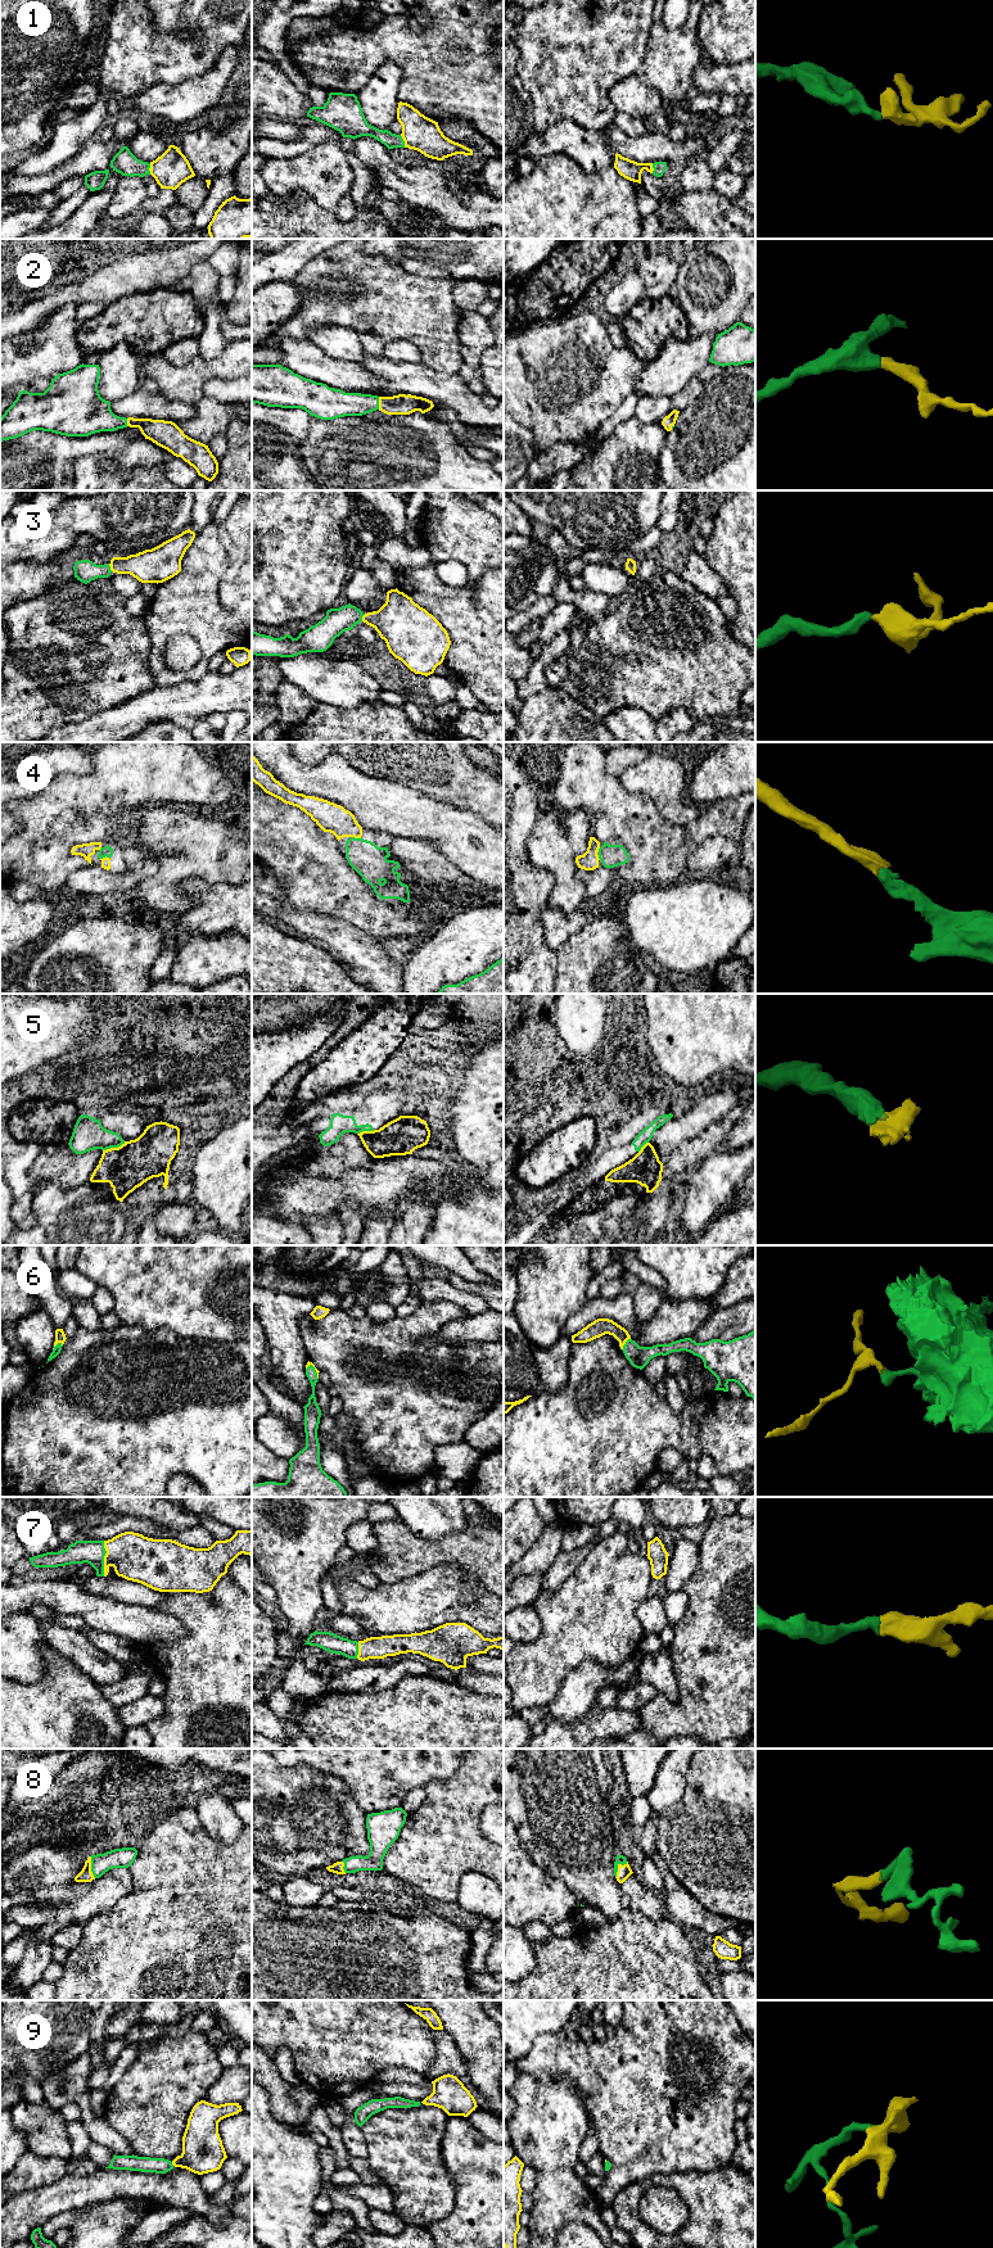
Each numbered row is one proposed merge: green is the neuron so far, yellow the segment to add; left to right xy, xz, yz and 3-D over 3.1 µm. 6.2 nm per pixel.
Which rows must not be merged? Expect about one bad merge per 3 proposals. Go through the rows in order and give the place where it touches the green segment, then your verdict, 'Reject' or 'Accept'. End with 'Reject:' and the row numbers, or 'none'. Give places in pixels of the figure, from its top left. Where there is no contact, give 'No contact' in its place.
1: Touches green at xz (404, 141). Accept
2: Touches green at xz (378, 403). Accept
3: Touches green at xy (109, 568). Accept
4: Touches green at xz (356, 838). Accept
5: Touches green at xy (113, 1147). Reject
6: Touches green at yz (624, 1344). Accept
7: Touches green at xy (103, 1559). Accept
8: Touches green at yz (617, 1867). Accept
9: Touches green at xy (171, 2163). Accept
Reject: 5

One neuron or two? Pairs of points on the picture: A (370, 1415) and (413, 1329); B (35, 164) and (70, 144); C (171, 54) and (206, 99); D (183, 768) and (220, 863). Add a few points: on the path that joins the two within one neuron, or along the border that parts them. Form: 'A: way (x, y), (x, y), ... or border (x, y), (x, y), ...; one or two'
A: way (353, 1383), (341, 1360), (353, 1343), (380, 1342); one
B: way (44, 161), (61, 148); one
C: border (215, 60), (202, 73), (174, 84), (159, 82); two
D: border (210, 810), (213, 812); two

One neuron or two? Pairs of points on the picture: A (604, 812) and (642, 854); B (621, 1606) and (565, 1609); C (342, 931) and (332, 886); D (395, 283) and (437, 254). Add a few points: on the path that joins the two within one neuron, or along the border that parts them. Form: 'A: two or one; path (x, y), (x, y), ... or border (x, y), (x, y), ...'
A: one; path (614, 822), (636, 844)
B: one; path (606, 1606), (579, 1608)
C: two; border (310, 910), (343, 919), (365, 933)
D: two; border (384, 256), (396, 261), (410, 272), (439, 279)

